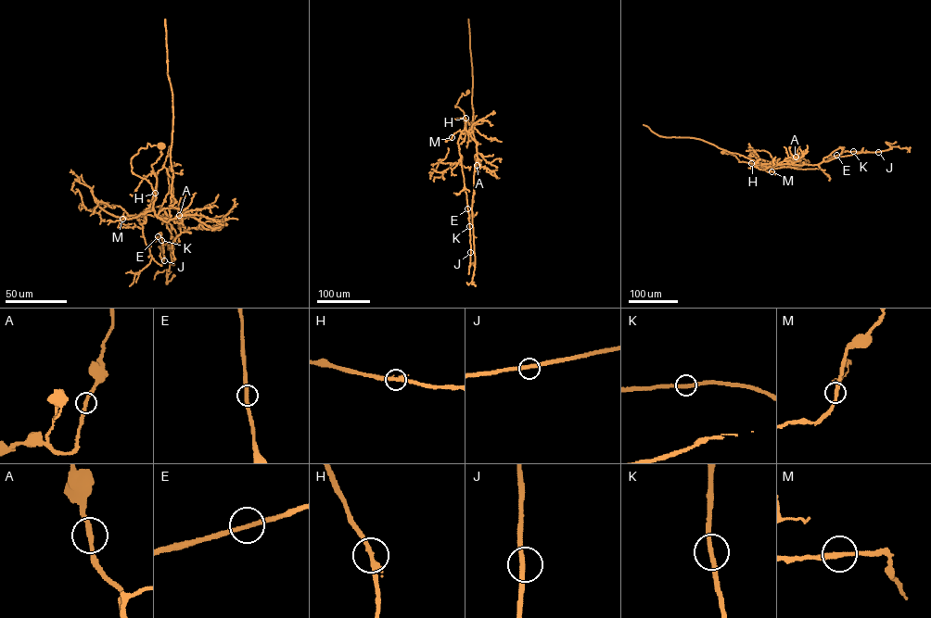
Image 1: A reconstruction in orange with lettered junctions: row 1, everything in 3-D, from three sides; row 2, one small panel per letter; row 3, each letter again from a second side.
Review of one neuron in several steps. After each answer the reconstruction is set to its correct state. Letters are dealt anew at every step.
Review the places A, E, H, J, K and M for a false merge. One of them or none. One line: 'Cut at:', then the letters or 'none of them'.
Cut at: none of them

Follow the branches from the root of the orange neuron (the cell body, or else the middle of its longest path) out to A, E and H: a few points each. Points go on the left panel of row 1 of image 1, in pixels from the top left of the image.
A: (159, 145), (139, 149), (132, 171), (151, 184), (157, 216), (180, 228), (179, 215)
E: (159, 145), (131, 164), (155, 214), (180, 223), (173, 265), (158, 236)
H: (159, 145), (147, 144), (146, 148), (139, 149), (131, 161), (132, 171), (146, 180), (155, 193)

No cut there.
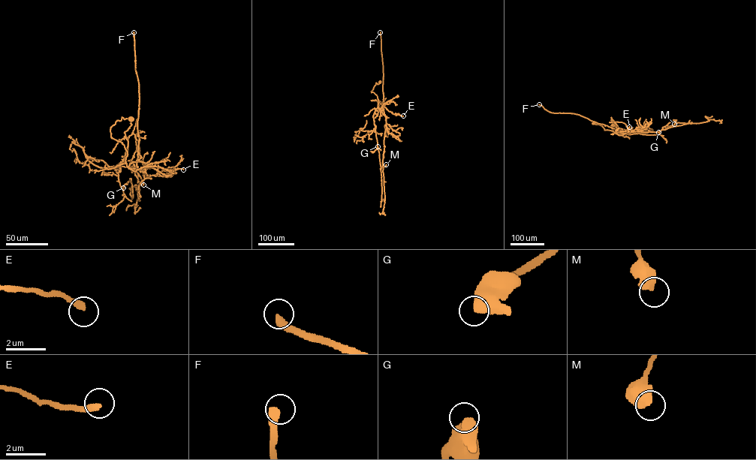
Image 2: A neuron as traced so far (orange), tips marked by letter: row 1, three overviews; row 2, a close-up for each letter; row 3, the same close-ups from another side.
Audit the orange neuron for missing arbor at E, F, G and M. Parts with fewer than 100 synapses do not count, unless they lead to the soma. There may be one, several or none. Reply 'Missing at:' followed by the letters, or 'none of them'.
Missing at: F

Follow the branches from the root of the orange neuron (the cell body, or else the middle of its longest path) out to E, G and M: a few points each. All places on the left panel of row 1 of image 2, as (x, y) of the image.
E: (130, 118), (121, 117), (110, 130), (110, 136), (127, 151), (127, 166), (143, 162), (167, 175), (183, 169)
G: (130, 118), (110, 131), (127, 166), (143, 172), (140, 200), (131, 178), (123, 187)
M: (130, 118), (116, 121), (110, 136), (124, 145), (127, 166), (143, 172), (139, 190), (134, 172), (143, 184)

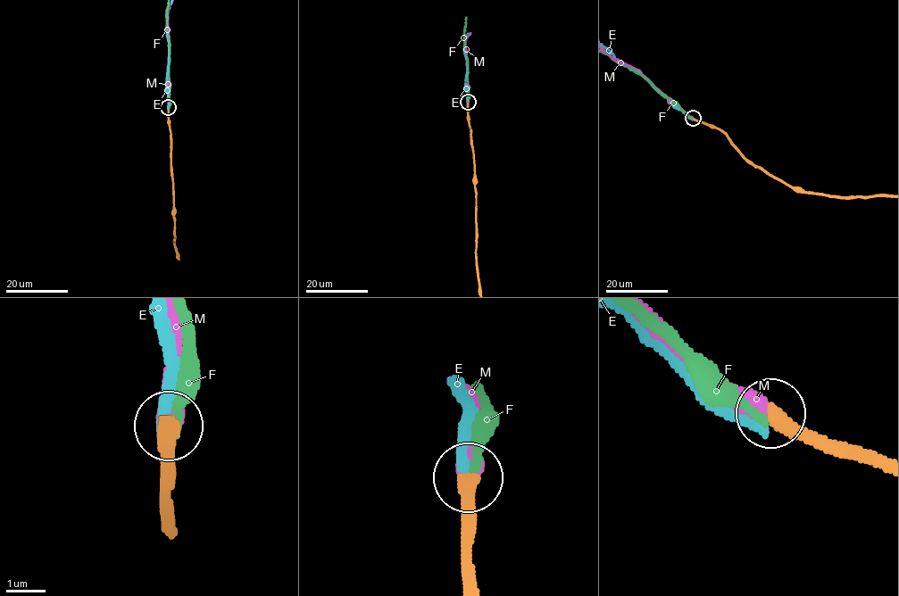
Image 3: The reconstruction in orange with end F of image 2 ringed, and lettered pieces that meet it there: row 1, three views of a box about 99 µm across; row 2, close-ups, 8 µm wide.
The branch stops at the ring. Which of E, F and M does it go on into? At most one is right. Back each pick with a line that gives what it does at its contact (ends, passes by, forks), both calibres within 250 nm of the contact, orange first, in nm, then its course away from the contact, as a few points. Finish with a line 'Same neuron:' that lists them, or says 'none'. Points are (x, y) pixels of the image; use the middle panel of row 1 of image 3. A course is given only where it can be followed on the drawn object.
M: it ends; calibres 420 and 550 nm
Same neuron: M

